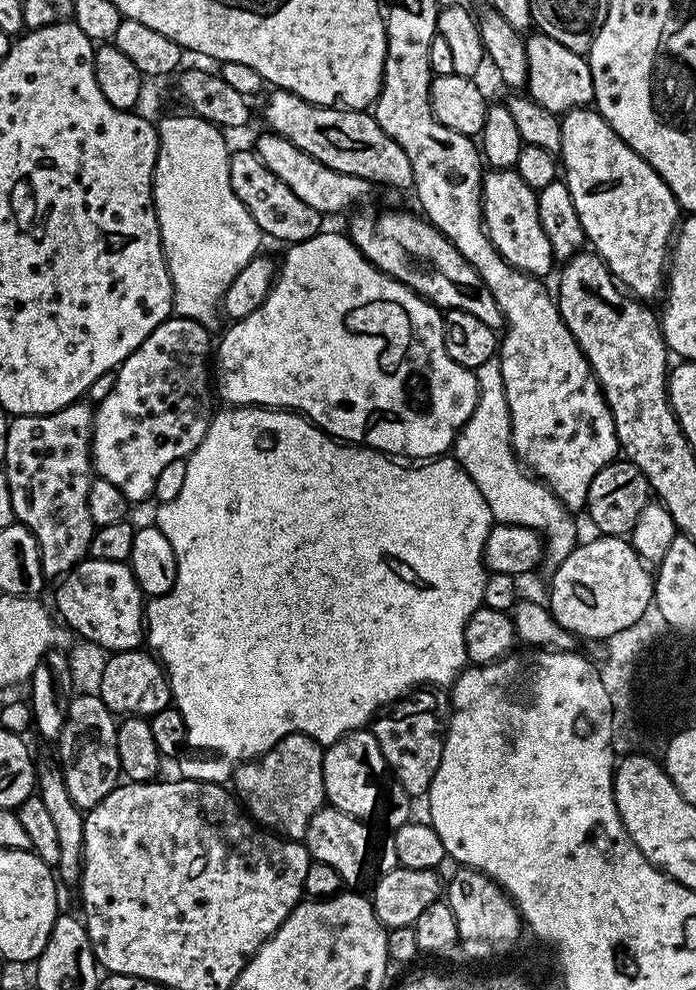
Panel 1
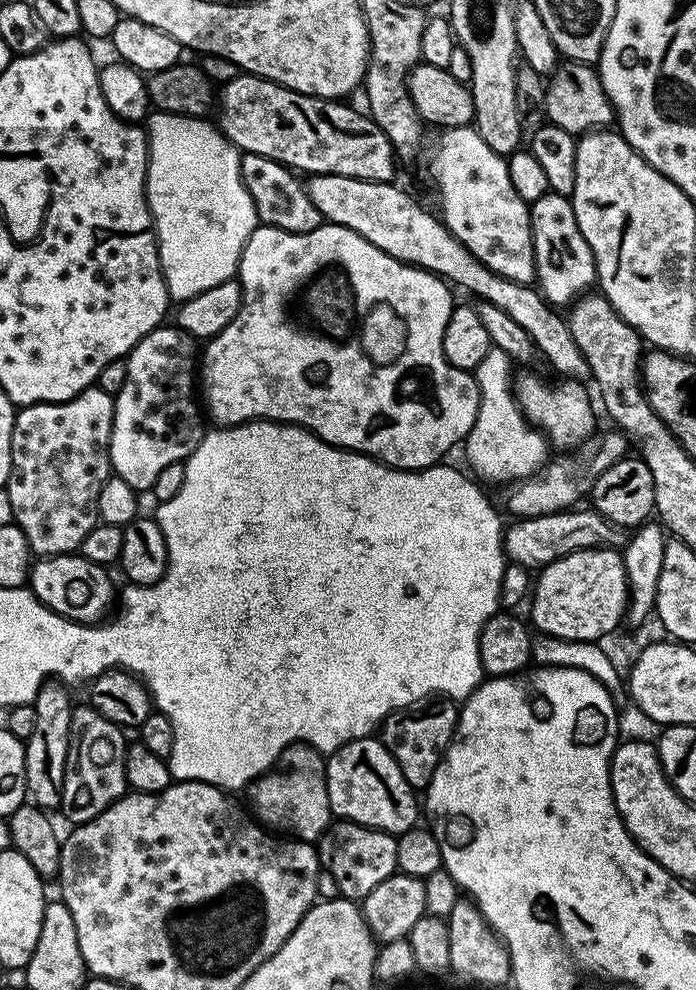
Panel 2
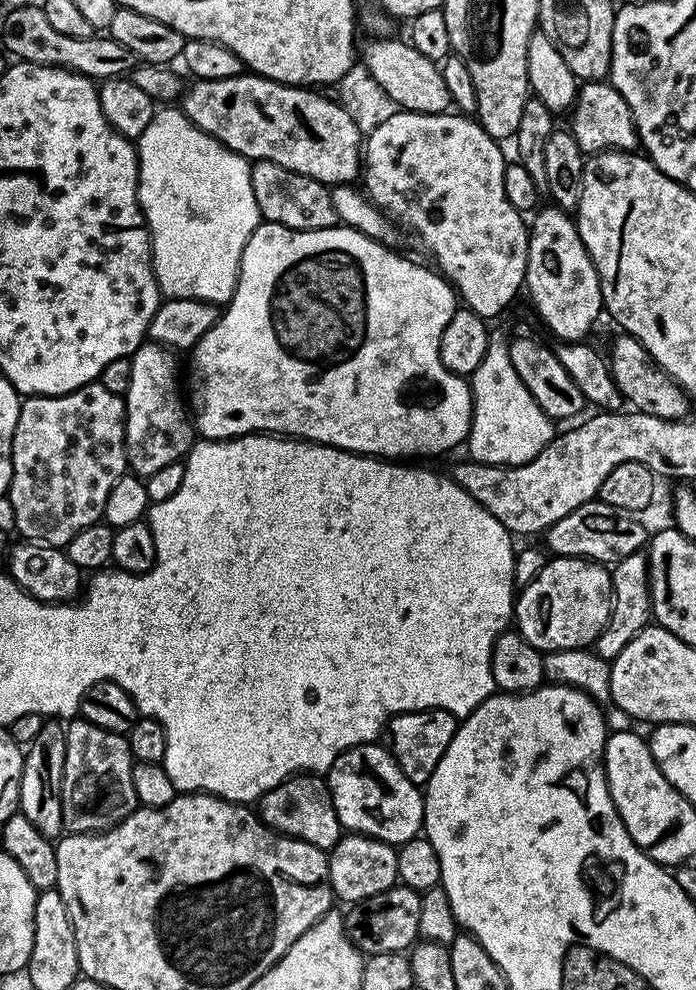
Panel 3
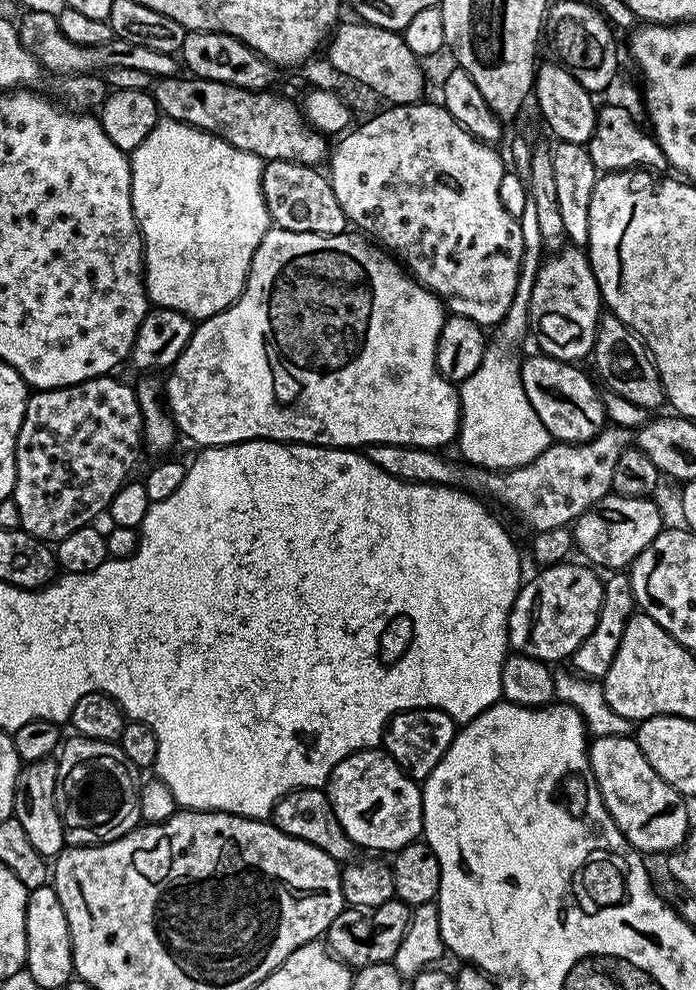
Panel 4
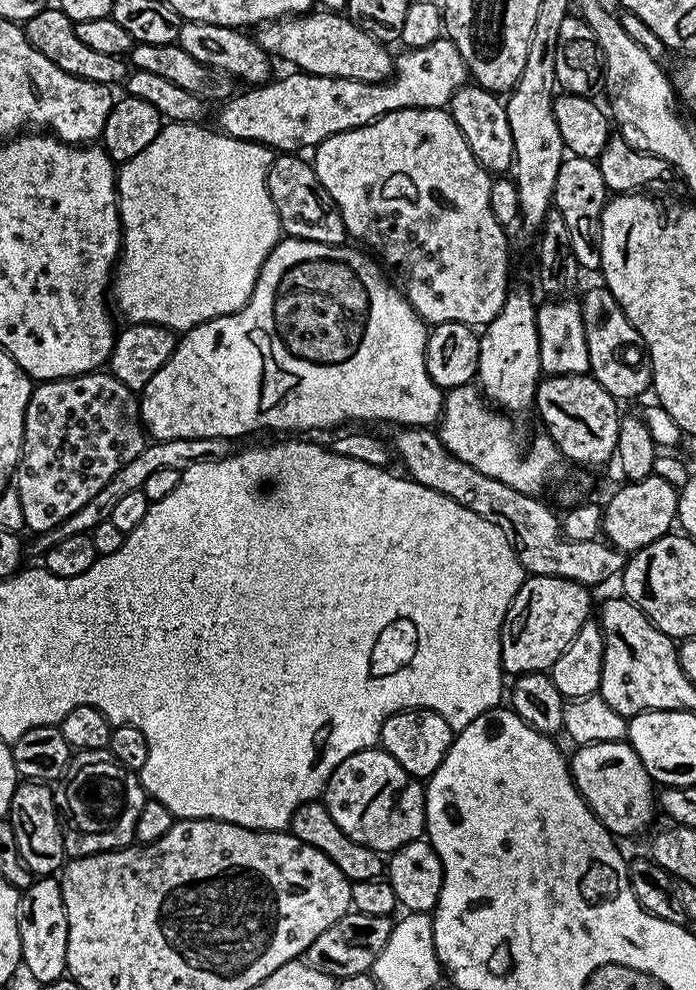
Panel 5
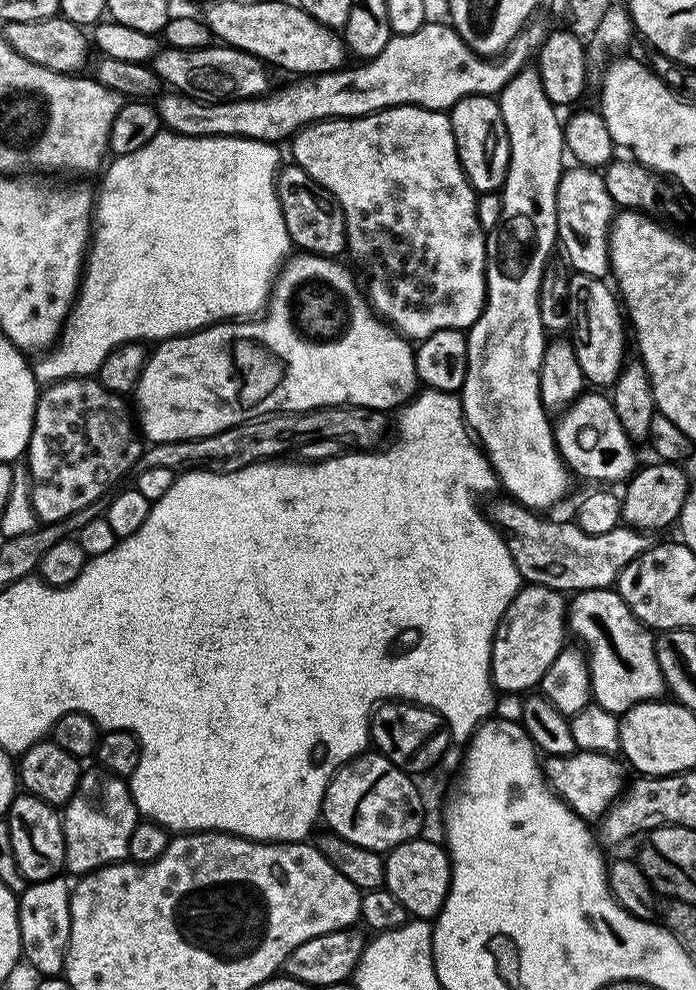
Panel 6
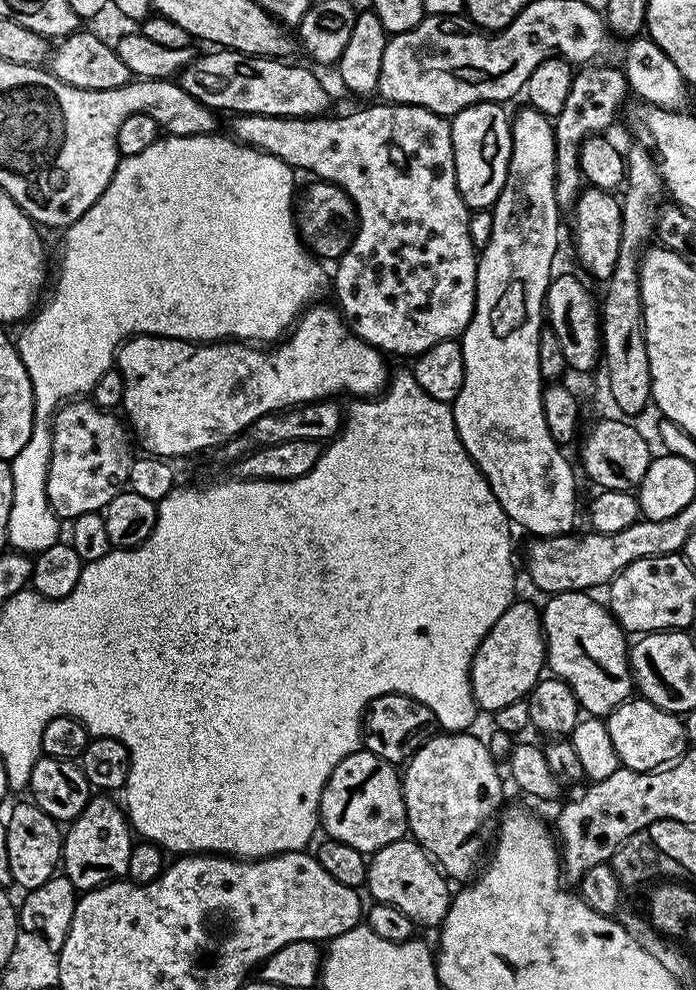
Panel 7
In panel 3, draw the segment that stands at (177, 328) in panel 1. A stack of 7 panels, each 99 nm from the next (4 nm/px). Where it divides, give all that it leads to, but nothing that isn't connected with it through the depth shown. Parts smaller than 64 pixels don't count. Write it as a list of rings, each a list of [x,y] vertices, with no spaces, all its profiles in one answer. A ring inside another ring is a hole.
[[[145,342],[130,357],[132,373],[128,376],[128,392],[126,391],[124,401],[126,406],[126,450],[128,451],[129,469],[141,478],[154,474],[154,470],[162,470],[162,466],[170,466],[183,461],[198,440],[198,433],[194,427],[193,417],[186,407],[185,397],[184,400],[180,397],[182,372],[180,376],[176,356],[177,353],[173,349],[163,348],[161,344]]]

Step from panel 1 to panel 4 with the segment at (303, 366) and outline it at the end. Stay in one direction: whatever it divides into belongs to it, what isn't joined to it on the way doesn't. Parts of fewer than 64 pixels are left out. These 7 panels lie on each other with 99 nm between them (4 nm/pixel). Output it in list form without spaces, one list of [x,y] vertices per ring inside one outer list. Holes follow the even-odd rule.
[[[272,226],[262,238],[258,250],[252,255],[250,270],[248,271],[248,280],[244,284],[244,289],[240,291],[240,296],[234,304],[231,304],[226,310],[222,310],[216,316],[210,316],[206,320],[201,320],[193,327],[192,337],[182,350],[182,354],[173,362],[170,371],[167,373],[168,381],[163,381],[162,392],[166,397],[166,407],[172,414],[172,420],[176,423],[177,433],[188,440],[193,440],[199,446],[227,446],[229,444],[241,444],[247,440],[279,440],[290,444],[307,444],[309,446],[319,446],[321,448],[346,448],[349,450],[364,450],[373,444],[405,444],[415,448],[430,448],[433,450],[443,449],[443,444],[448,444],[457,439],[460,431],[460,394],[457,385],[453,381],[442,378],[442,374],[436,369],[436,347],[440,331],[446,319],[446,308],[439,296],[424,285],[419,284],[385,249],[369,242],[363,235],[348,236],[341,234],[339,236],[327,236],[326,234],[302,234],[294,230],[282,230]]]

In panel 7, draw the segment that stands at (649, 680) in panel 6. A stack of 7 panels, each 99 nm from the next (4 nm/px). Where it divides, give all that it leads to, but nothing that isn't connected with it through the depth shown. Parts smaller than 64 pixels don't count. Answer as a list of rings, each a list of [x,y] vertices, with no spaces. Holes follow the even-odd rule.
[[[587,591],[553,592],[545,599],[546,668],[555,679],[568,683],[589,717],[606,718],[634,692],[630,640],[611,611],[592,596]]]

